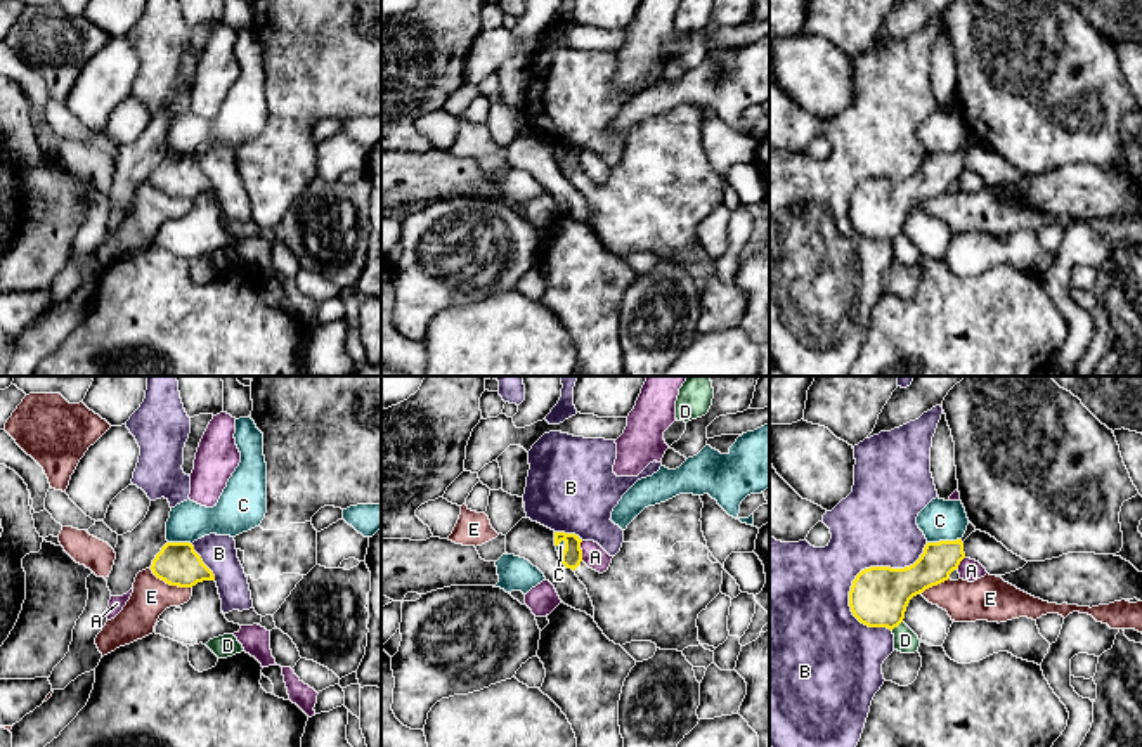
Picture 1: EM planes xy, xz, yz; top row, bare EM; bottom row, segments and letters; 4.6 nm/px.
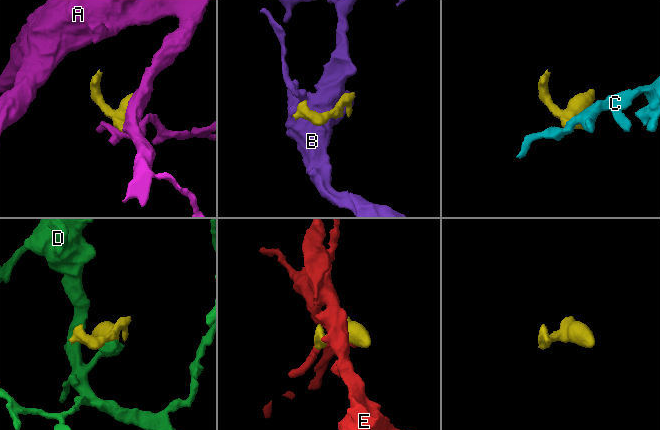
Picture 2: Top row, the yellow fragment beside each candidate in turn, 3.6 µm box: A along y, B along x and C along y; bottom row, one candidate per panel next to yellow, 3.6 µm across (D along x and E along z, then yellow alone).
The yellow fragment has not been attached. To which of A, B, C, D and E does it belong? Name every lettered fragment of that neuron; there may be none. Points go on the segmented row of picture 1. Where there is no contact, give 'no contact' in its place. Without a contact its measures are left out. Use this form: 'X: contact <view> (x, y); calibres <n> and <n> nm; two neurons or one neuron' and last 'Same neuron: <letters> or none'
A: contact xz (581, 552); calibres 100 and 110 nm; two neurons
B: contact yz (870, 567); calibres 280 and 380 nm; two neurons
C: contact yz (943, 541); calibres 160 and 190 nm; two neurons
D: contact yz (896, 626); calibres 280 and 110 nm; two neurons
E: contact xy (170, 584); calibres 200 and 180 nm; two neurons
Same neuron: none

